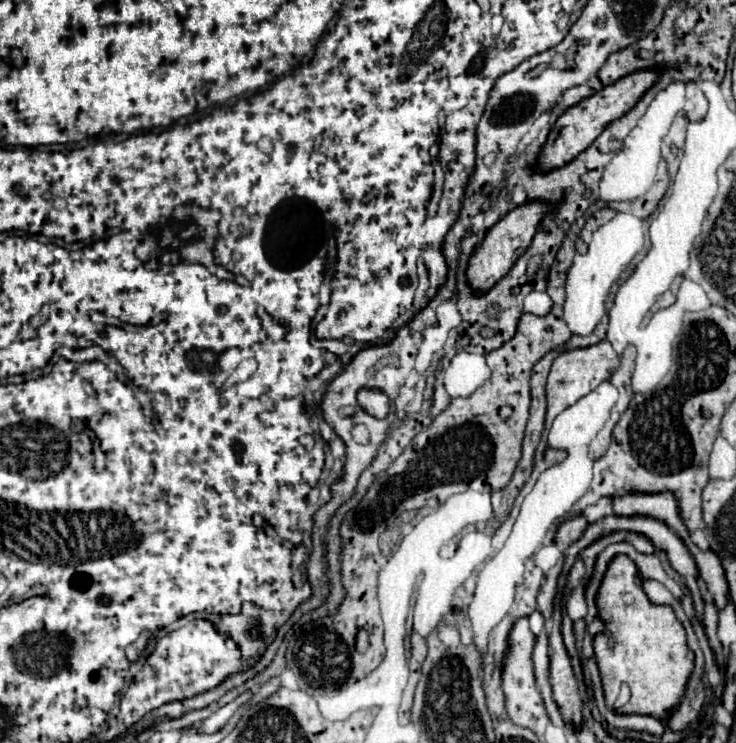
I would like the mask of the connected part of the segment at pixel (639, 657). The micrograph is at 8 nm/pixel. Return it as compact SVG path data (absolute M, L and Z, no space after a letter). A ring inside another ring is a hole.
M617 556L609 562L609 568L599 586L597 610L599 620L605 624L605 632L595 636L593 648L607 706L613 706L619 686L627 682L631 688L631 700L617 712L667 718L667 710L673 710L685 696L685 684L693 672L695 658L687 648L685 628L677 620L673 608L649 602L635 563L627 556ZM609 634L615 638L613 646L609 644Z

